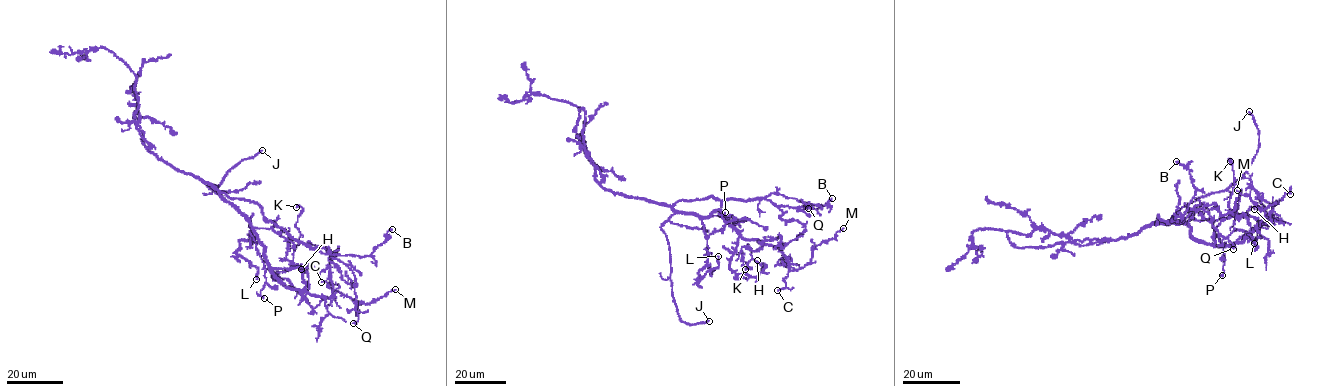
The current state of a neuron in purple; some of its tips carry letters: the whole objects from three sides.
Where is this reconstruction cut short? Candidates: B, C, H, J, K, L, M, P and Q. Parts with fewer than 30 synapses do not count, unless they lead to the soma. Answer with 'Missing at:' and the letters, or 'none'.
Missing at: J

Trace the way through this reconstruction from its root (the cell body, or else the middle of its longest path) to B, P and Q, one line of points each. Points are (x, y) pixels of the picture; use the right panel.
B: (1152, 225), (1152, 221), (1158, 222), (1158, 214), (1165, 221), (1181, 220), (1194, 196), (1190, 171), (1176, 161)
P: (1152, 225), (1152, 222), (1182, 223), (1192, 219), (1213, 222), (1214, 233), (1223, 244), (1222, 275)
Q: (1152, 225), (1152, 221), (1158, 222), (1158, 214), (1165, 221), (1181, 220), (1188, 210), (1201, 208), (1233, 249)

